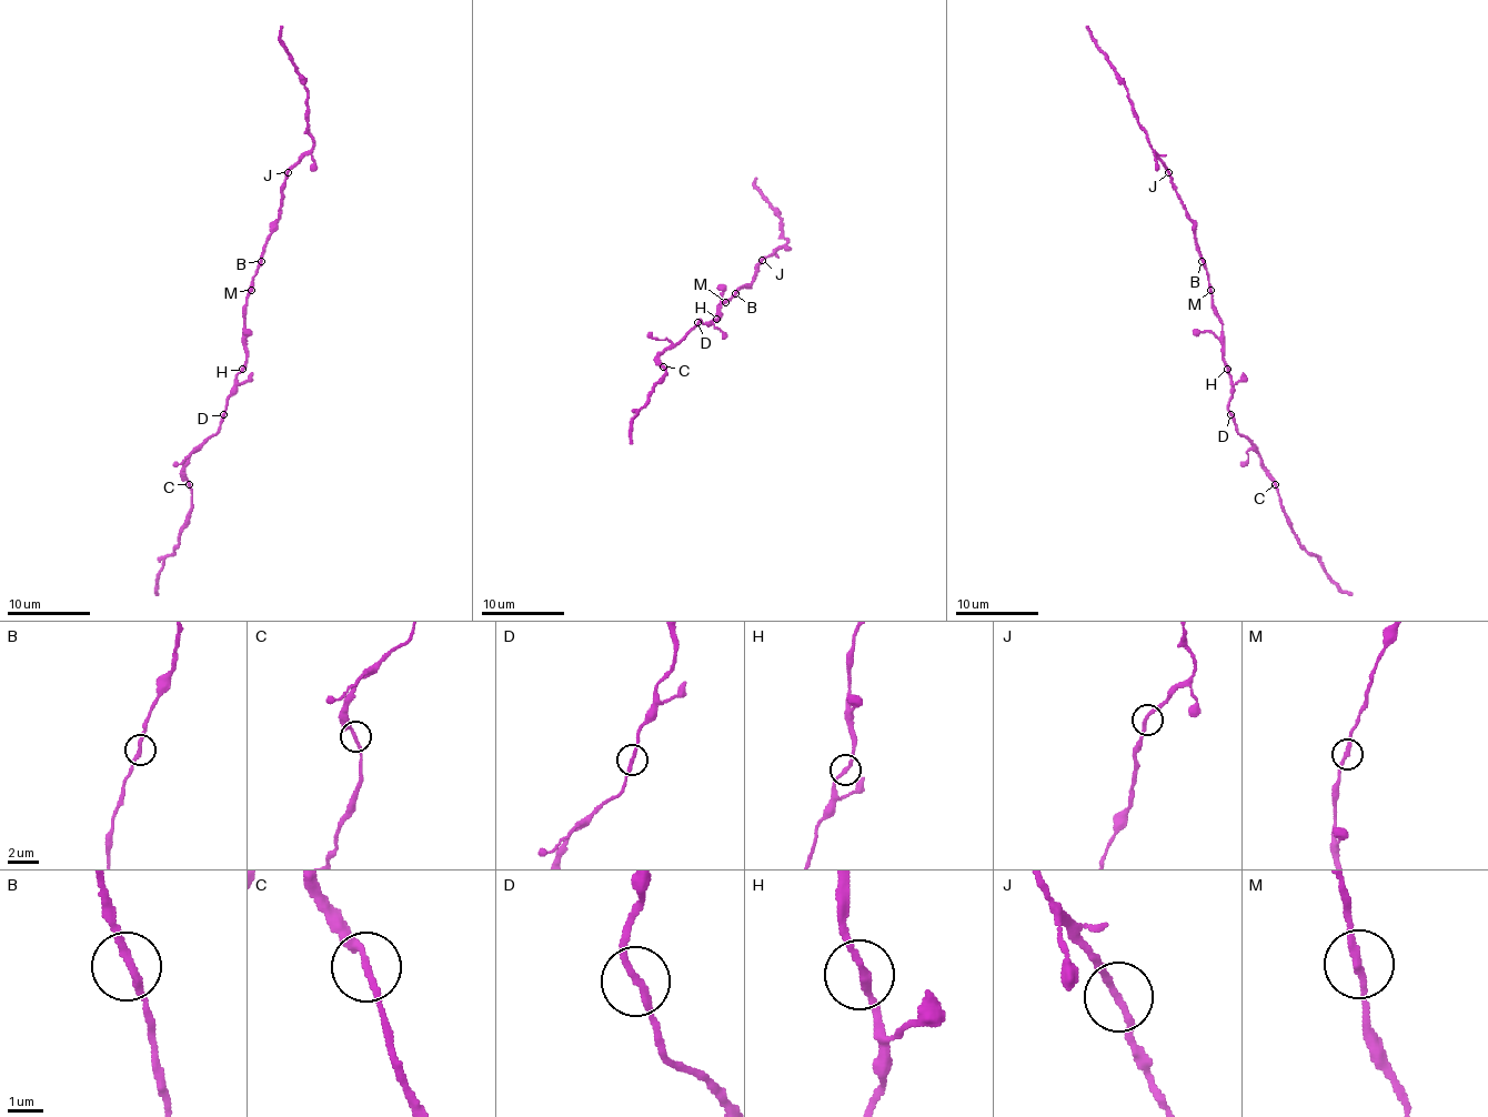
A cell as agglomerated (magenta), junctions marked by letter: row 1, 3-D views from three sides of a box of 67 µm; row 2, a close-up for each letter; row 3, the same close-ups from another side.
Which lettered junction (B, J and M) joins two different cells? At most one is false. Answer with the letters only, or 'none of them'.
none of them

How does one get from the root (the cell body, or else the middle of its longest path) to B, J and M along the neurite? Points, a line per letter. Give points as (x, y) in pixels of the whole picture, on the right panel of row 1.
B: (1218, 315), (1208, 287), (1208, 271), (1202, 261)
J: (1218, 315), (1208, 287), (1208, 271), (1195, 240), (1195, 223), (1168, 172)
M: (1218, 315), (1210, 290)

